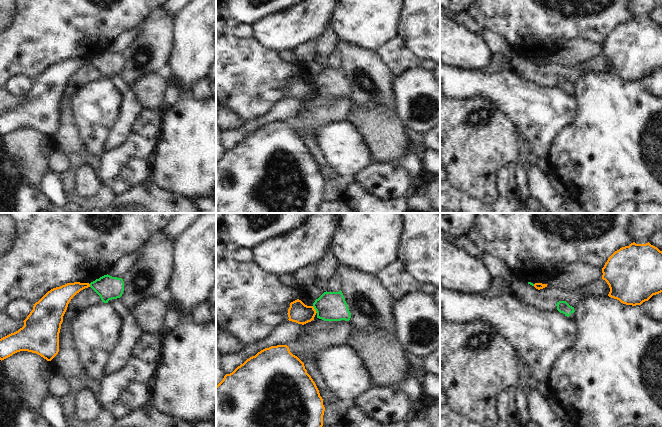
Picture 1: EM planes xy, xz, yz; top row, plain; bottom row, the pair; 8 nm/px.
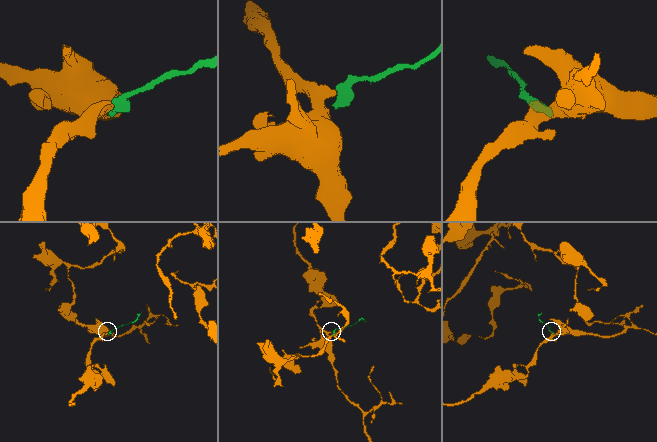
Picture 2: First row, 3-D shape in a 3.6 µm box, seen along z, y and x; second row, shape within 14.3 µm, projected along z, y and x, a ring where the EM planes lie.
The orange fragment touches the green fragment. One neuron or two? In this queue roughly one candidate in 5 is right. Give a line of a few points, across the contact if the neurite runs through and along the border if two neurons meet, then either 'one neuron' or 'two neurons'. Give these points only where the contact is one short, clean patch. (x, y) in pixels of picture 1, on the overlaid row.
line xz (312, 306), (317, 312); two neurons

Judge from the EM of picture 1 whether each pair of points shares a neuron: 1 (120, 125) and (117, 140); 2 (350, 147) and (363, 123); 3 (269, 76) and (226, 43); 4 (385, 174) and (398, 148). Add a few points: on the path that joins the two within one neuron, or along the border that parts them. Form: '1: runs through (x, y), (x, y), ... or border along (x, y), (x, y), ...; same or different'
1: runs through (120, 129), (117, 136); same
2: border along (349, 119), (361, 135), (370, 152); different
3: runs through (258, 75), (237, 54); same
4: border along (372, 161), (400, 165); different

